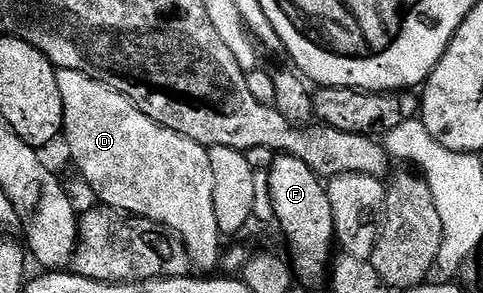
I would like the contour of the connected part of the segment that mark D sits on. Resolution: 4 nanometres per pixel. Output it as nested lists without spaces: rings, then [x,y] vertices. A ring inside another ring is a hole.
[[[57,70],[56,80],[58,81],[58,93],[60,94],[60,104],[64,107],[64,130],[62,132],[63,142],[68,142],[68,151],[72,154],[72,159],[76,162],[78,170],[84,174],[86,182],[92,186],[92,191],[97,195],[99,202],[106,207],[112,207],[116,211],[123,211],[129,217],[138,219],[149,219],[151,223],[156,223],[159,227],[167,229],[178,240],[181,247],[188,254],[189,264],[193,268],[196,267],[197,272],[208,273],[212,266],[222,257],[222,246],[220,247],[220,239],[222,232],[218,229],[218,223],[214,217],[214,199],[212,193],[212,170],[210,169],[210,159],[208,157],[208,148],[200,143],[190,141],[186,137],[182,137],[178,133],[174,133],[170,129],[166,129],[162,125],[158,125],[150,117],[146,117],[128,100],[125,95],[118,93],[114,89],[110,89],[106,85],[102,85],[97,79],[91,79],[89,75],[83,75],[77,71],[61,71]]]

